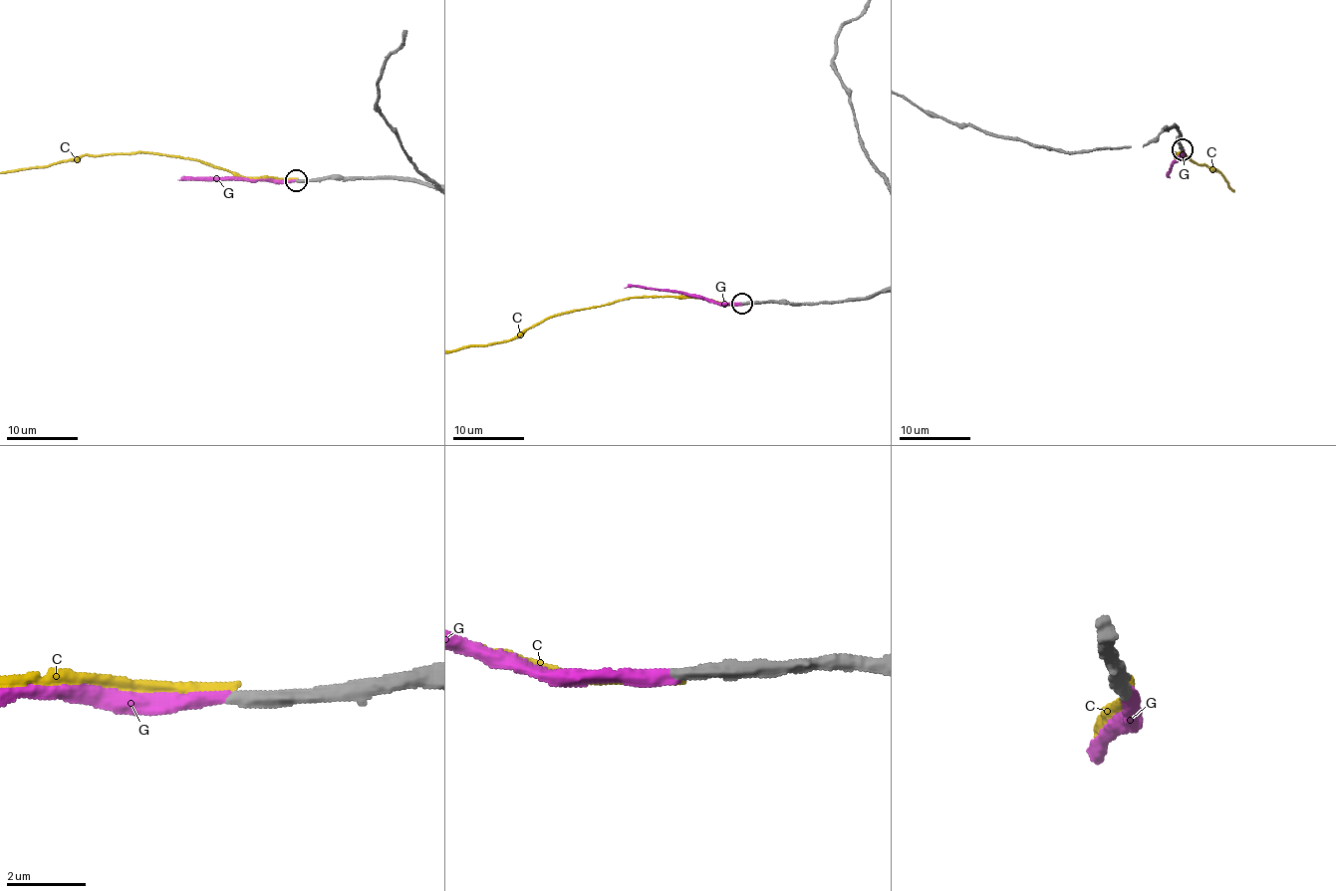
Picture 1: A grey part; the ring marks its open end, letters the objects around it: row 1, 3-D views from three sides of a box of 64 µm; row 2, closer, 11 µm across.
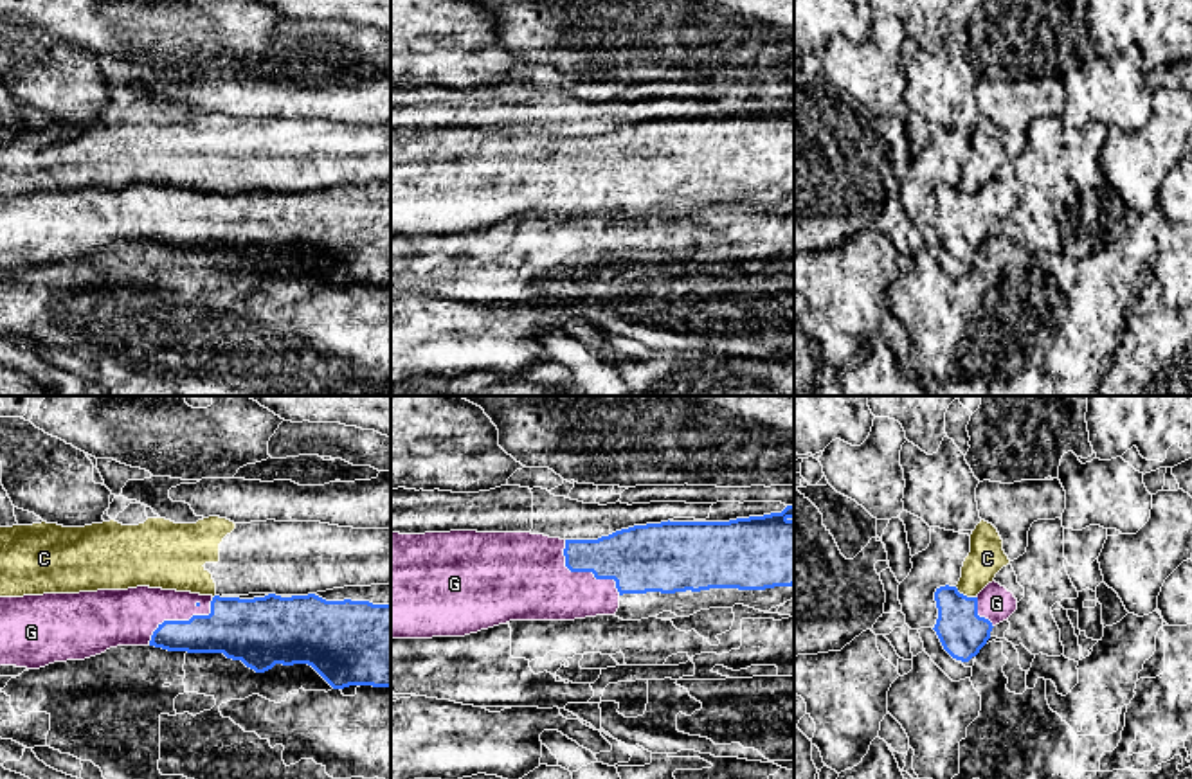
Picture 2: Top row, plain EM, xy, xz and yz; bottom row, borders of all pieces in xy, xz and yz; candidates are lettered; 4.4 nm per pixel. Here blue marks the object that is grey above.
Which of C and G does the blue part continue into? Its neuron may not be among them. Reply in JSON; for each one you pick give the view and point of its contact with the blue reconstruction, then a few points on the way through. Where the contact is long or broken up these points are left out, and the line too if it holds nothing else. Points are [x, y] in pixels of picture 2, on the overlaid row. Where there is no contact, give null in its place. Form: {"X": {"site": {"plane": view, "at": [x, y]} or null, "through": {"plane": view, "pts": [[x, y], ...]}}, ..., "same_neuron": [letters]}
{"G": {"site": {"plane": "xz", "at": [584, 571]}, "through": {"plane": "xz", "pts": [[638, 558], [600, 571], [584, 571], [571, 580], [530, 582]]}}, "same_neuron": ["G"]}

